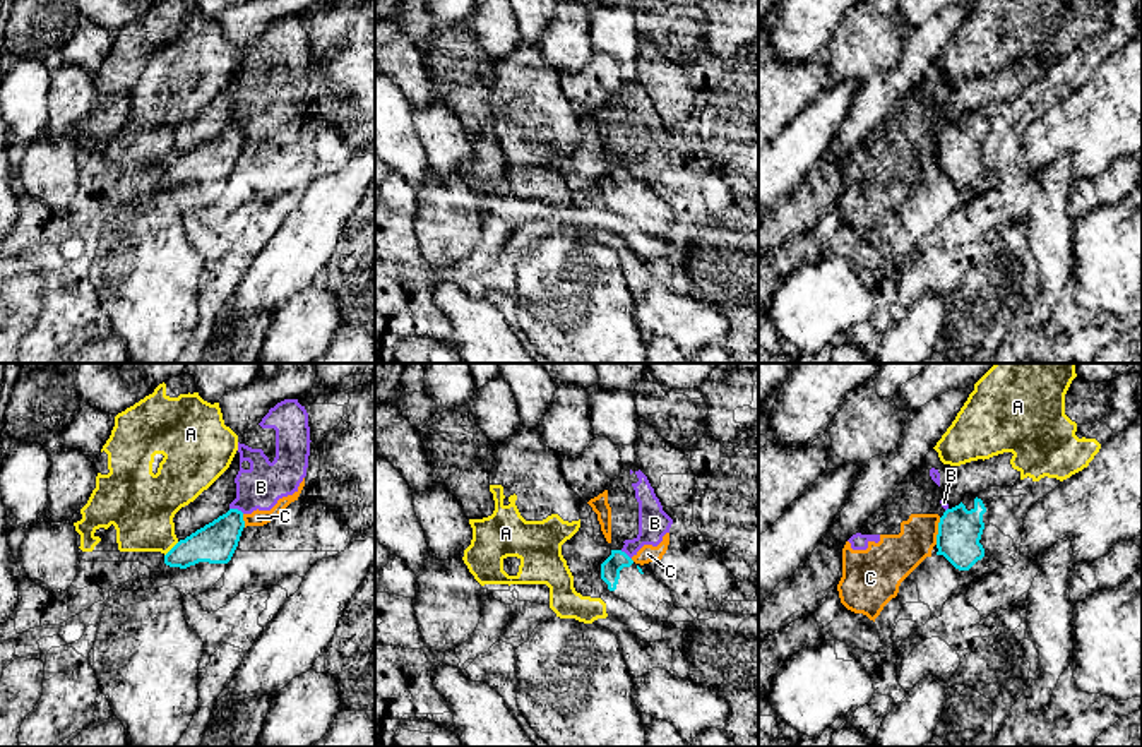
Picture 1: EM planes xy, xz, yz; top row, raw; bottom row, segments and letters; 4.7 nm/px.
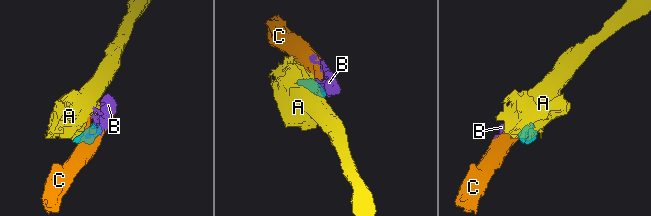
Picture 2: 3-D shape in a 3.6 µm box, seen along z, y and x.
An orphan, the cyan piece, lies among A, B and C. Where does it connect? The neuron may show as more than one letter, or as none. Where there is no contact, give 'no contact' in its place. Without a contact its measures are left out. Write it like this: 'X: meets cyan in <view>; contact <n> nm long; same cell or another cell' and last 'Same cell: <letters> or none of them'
A: meets cyan in xy; contact 100 nm long; another cell
B: meets cyan in xy; contact 80 nm long; another cell
C: meets cyan in yz; contact 130 nm long; another cell
Same cell: none of them

